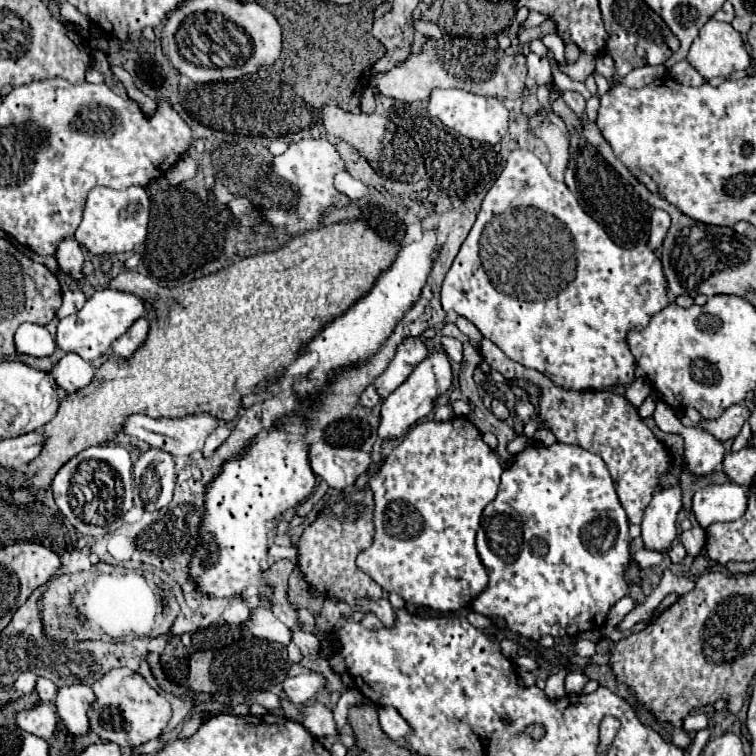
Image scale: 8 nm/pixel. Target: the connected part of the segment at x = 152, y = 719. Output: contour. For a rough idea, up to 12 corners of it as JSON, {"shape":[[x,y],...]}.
{"shape":[[139,673],[91,685],[91,731],[119,747],[161,737],[169,701]]}

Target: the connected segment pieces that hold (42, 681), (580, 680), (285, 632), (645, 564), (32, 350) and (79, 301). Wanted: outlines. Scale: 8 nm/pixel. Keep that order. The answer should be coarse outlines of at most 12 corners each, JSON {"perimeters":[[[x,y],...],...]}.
{"perimeters":[[[39,677],[35,691],[43,703],[53,701],[57,685]],[[567,673],[565,691],[579,695],[589,677],[583,673]],[[269,609],[245,625],[259,639],[289,645],[291,631]],[[637,549],[633,559],[639,569],[661,565],[667,551]],[[23,323],[15,333],[19,353],[45,357],[55,339],[43,325]],[[79,289],[63,293],[57,317],[79,311],[87,297]]]}

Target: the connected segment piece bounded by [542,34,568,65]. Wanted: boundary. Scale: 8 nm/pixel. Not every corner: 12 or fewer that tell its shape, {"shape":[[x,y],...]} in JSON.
{"shape":[[557,34],[542,38],[543,44],[555,55],[555,59],[564,65],[564,43]]}

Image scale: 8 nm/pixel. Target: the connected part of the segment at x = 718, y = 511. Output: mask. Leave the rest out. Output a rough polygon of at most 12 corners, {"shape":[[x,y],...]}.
{"shape":[[713,483],[693,495],[703,529],[747,511],[747,487]]}

